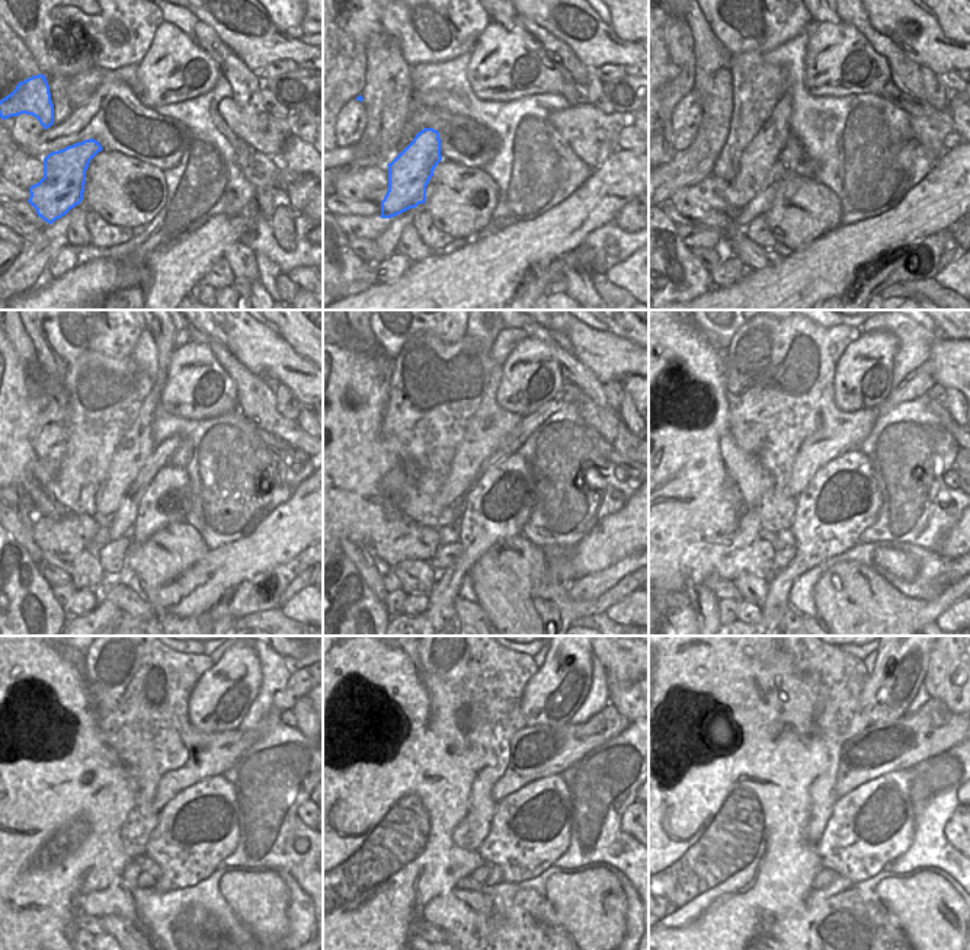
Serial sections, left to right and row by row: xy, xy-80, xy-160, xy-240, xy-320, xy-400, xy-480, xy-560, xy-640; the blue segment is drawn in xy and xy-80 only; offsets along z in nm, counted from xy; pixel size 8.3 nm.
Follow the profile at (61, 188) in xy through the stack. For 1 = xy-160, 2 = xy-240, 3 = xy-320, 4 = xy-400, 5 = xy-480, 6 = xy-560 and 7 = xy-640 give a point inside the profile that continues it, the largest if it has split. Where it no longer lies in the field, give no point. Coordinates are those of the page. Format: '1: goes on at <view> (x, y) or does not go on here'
1: goes on at xy-160 (762, 152)
2: goes on at xy-240 (135, 447)
3: goes on at xy-320 (484, 431)
4: goes on at xy-400 (839, 431)
5: goes on at xy-480 (208, 754)
6: goes on at xy-560 (537, 751)
7: goes on at xy-640 (889, 747)

